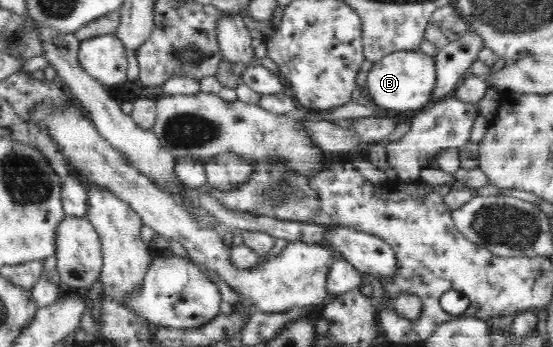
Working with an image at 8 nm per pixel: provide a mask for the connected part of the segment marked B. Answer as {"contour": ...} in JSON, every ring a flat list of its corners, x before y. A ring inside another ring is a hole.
{"contour":[[419,49,411,52,397,52,375,63,368,72,368,94,377,107,395,114,405,110,419,113,435,103,437,92,437,64,435,58]]}

